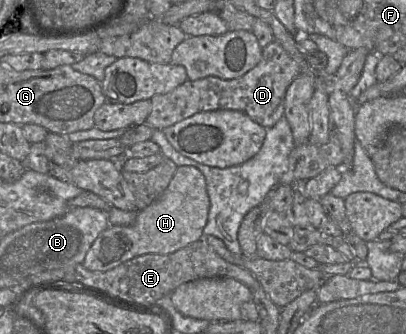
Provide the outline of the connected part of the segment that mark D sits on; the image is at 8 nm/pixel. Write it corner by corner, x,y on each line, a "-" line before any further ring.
273,40
262,48
260,62
239,78
226,80
208,76
194,81
187,79
174,90
153,96
145,124
162,131
196,113
227,109
243,112
263,127
271,128
284,116
287,88
300,73
301,66

